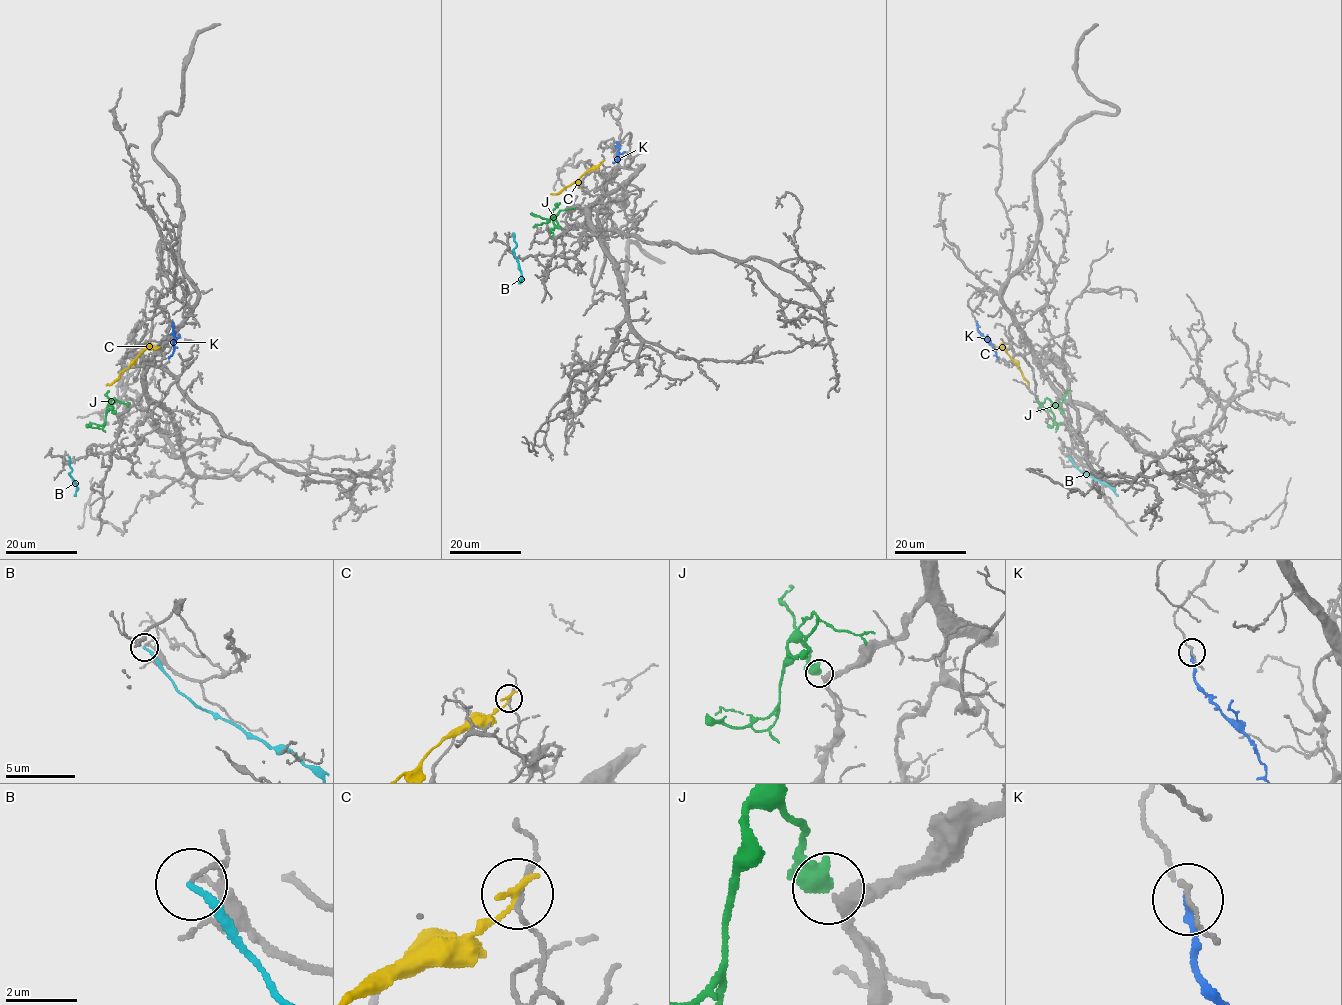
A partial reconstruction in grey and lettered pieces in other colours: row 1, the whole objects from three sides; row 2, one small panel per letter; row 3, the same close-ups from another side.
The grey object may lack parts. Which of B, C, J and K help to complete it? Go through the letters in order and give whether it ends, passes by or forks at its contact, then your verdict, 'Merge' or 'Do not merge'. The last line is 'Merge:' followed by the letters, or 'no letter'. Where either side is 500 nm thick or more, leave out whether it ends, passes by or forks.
B: It ends there. Do not merge
C: It ends there. Do not merge
J: Merge
K: It ends there. Do not merge
Merge: J

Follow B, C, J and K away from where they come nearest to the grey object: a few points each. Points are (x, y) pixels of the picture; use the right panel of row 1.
B: (1067, 456), (1077, 468), (1107, 484), (1118, 496)
C: (996, 347), (1002, 348), (1015, 363), (1028, 385)
J: (1062, 413), (1054, 405), (1050, 407), (1057, 428), (1058, 423), (1061, 424)
K: (976, 322), (977, 330), (993, 347), (997, 358)

